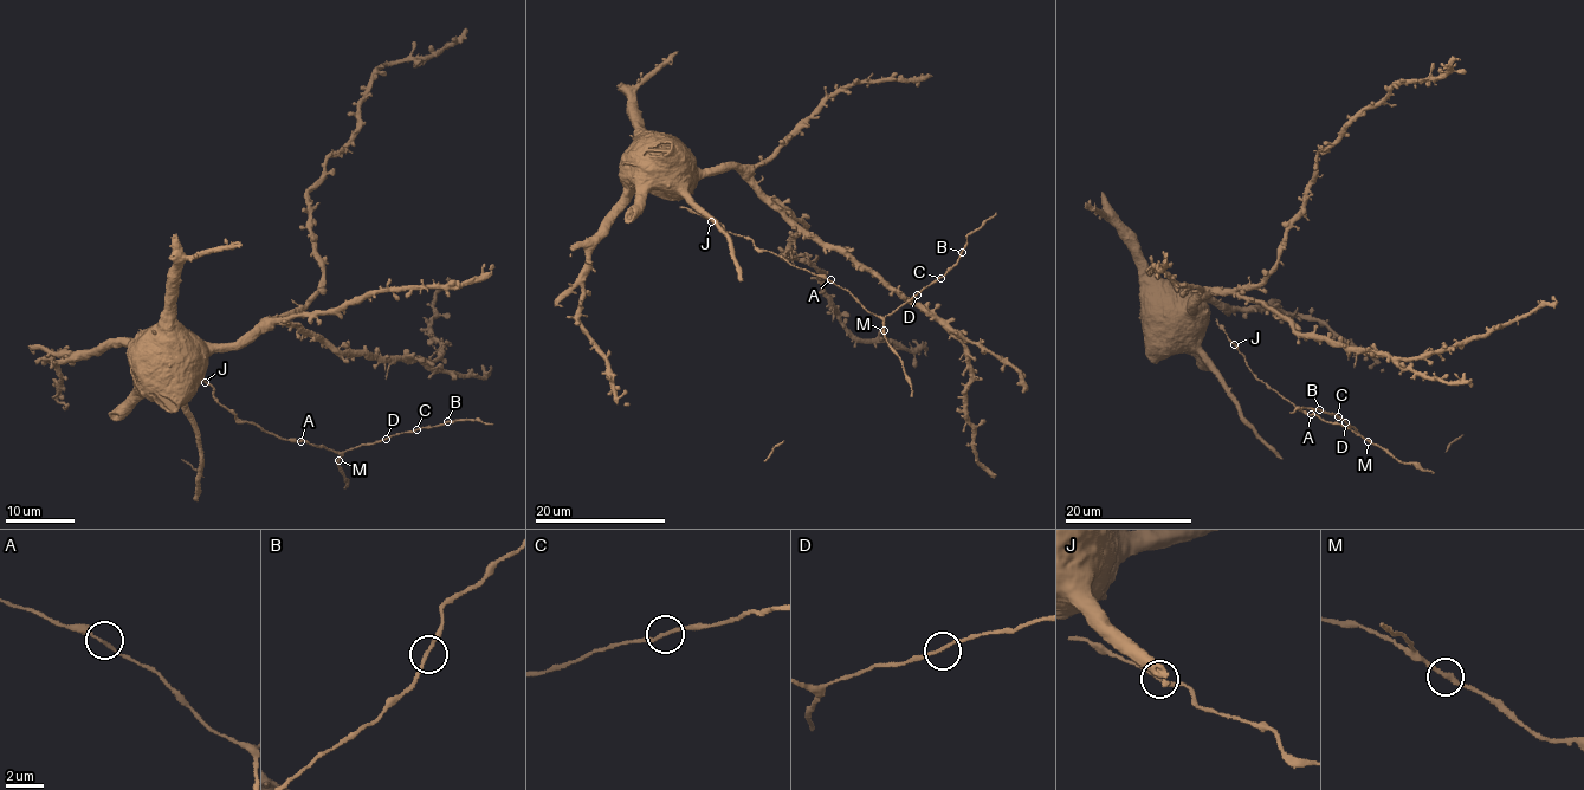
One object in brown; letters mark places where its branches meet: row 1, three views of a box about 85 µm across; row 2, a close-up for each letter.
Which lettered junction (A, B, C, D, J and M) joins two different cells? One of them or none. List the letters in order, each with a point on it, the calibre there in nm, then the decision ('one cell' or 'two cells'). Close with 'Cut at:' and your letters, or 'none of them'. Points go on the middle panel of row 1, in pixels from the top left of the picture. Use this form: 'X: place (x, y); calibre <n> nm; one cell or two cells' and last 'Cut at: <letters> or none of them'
A: place (831, 279); calibre 180 nm; one cell
B: place (962, 252); calibre 200 nm; one cell
C: place (941, 278); calibre 190 nm; one cell
D: place (917, 295); calibre 160 nm; one cell
J: place (711, 221); calibre 200 nm; one cell
M: place (884, 330); calibre 240 nm; one cell
Cut at: none of them

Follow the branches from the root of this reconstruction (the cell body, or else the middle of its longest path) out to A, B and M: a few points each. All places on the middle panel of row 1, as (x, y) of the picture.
A: (652, 159), (652, 147), (660, 146), (666, 180), (679, 206), (745, 235), (760, 250), (831, 279)
B: (652, 159), (652, 147), (660, 146), (679, 206), (823, 274), (878, 316), (943, 277), (962, 252)
M: (652, 159), (652, 147), (660, 146), (679, 206), (823, 274), (883, 322), (884, 330)

